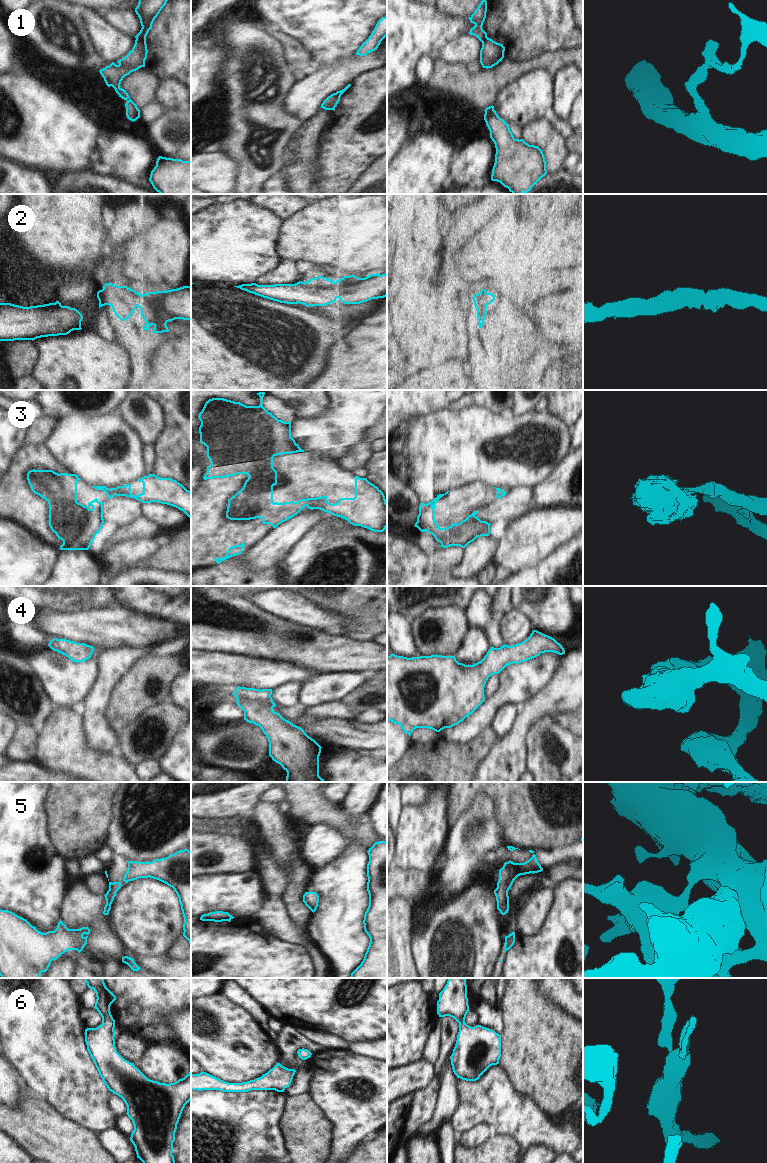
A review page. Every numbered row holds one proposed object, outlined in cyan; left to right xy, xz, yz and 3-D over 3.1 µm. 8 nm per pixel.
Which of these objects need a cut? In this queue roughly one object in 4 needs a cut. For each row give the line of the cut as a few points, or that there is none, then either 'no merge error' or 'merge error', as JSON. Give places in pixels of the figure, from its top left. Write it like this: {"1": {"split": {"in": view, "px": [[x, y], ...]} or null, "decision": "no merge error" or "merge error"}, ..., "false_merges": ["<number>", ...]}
{"1": {"split": {"in": "xy", "px": [[136, 38], [145, 42]]}, "decision": "merge error"}, "2": {"split": null, "decision": "no merge error"}, "3": {"split": null, "decision": "no merge error"}, "4": {"split": null, "decision": "no merge error"}, "5": {"split": null, "decision": "no merge error"}, "6": {"split": null, "decision": "no merge error"}, "false_merges": ["1"]}

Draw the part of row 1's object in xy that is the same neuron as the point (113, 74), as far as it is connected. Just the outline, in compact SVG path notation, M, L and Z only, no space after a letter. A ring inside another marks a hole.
M136 39L132 50L124 58L117 61L119 63L118 65L112 62L109 66L99 71L106 85L108 87L112 86L119 97L127 101L125 104L126 116L133 122L140 118L140 110L130 99L126 90L120 87L120 84L125 76L141 67L145 67L147 53L146 42Z

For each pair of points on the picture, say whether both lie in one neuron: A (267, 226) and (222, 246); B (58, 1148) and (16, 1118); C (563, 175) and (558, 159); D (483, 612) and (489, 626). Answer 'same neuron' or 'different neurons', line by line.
A: same neuron
B: same neuron
C: different neurons
D: same neuron

